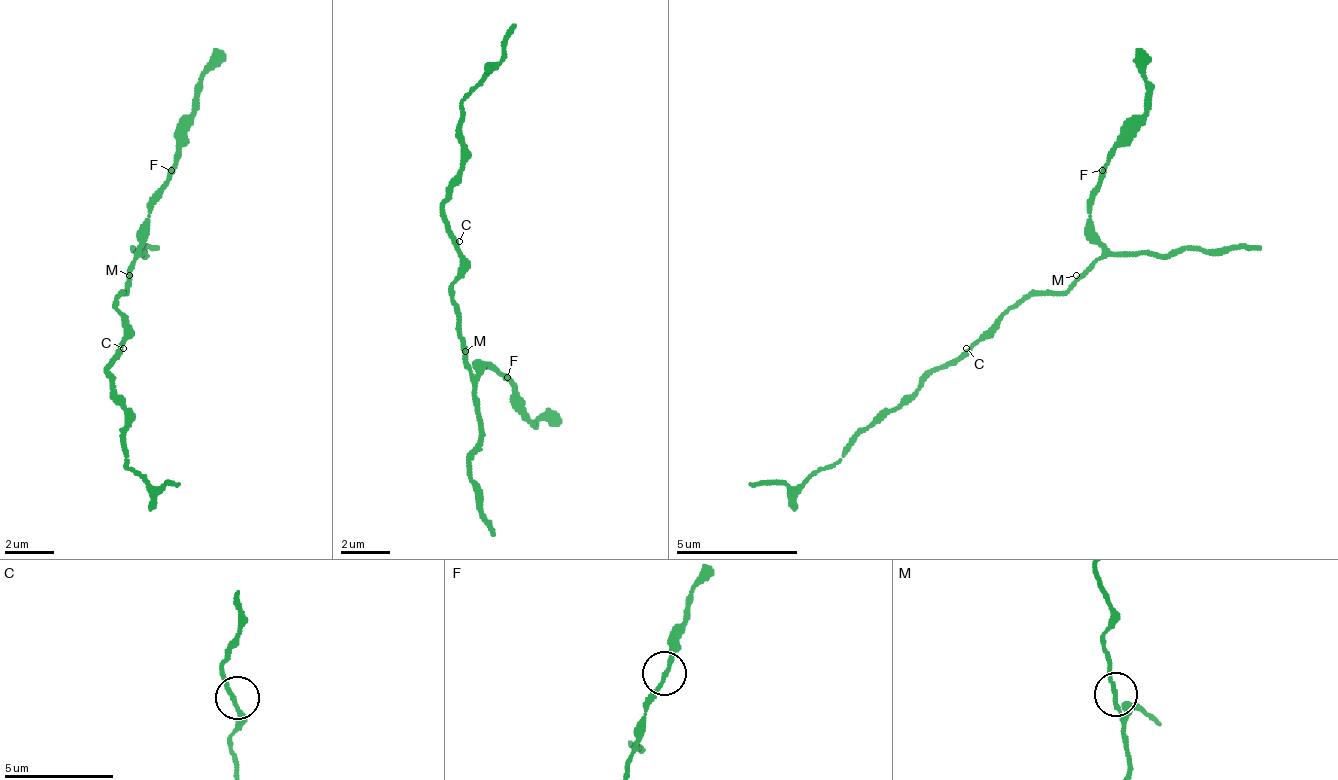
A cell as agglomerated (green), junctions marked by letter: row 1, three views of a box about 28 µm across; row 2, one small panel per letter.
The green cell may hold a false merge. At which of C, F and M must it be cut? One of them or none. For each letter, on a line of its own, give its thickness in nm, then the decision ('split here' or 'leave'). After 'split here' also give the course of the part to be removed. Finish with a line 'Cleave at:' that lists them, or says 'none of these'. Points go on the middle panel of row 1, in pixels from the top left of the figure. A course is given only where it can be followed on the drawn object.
C: calibre 190 nm; leave
F: calibre 180 nm; leave
M: calibre 170 nm; leave
Cleave at: none of these

